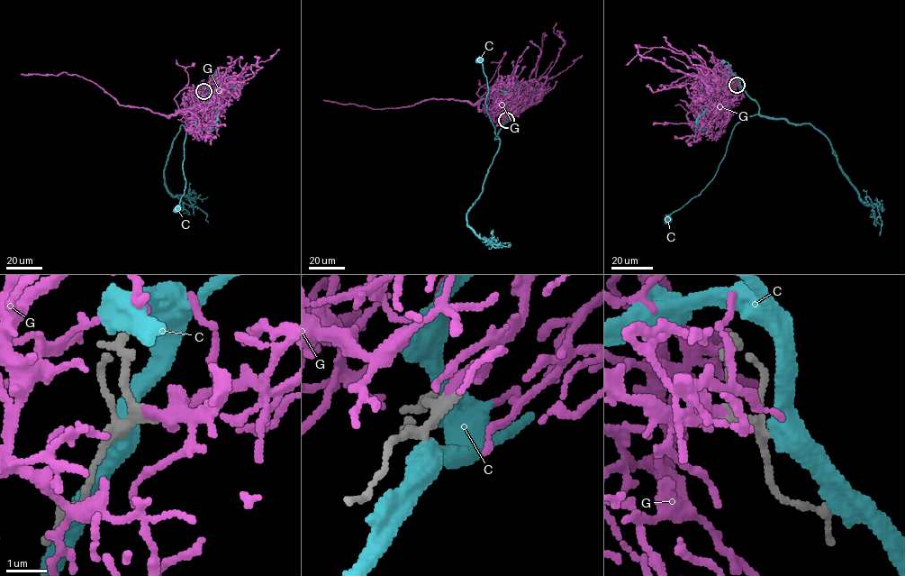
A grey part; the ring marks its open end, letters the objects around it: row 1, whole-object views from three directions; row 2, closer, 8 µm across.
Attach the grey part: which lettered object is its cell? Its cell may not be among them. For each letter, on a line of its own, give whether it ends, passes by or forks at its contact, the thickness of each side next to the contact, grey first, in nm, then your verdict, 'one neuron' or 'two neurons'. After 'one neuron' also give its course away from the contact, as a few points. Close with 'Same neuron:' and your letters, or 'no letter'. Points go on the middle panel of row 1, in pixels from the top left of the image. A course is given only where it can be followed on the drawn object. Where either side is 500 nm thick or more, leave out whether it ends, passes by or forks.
C: it passes by; calibres 190 and 480 nm; two neurons
G: it ends; calibres 160 and 300 nm; one neuron; course (506, 120), (516, 101), (509, 91), (482, 98), (474, 104), (432, 99), (413, 105), (384, 109), (323, 100)
Same neuron: G

